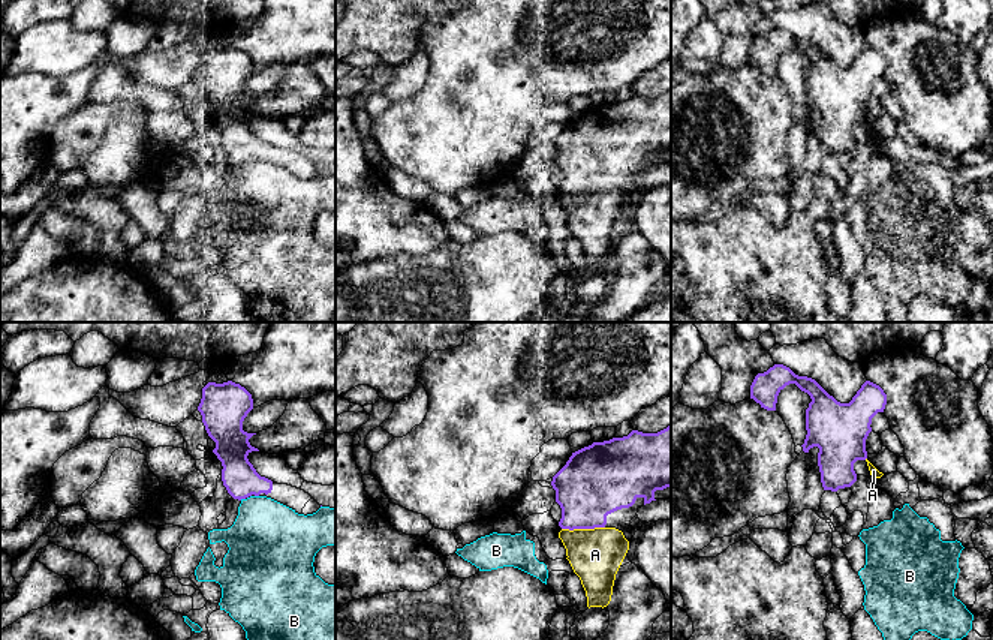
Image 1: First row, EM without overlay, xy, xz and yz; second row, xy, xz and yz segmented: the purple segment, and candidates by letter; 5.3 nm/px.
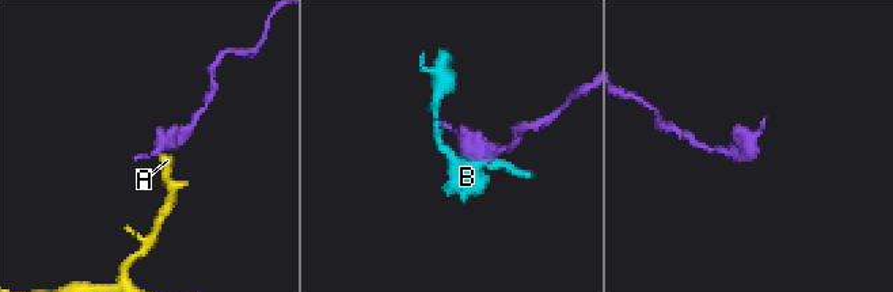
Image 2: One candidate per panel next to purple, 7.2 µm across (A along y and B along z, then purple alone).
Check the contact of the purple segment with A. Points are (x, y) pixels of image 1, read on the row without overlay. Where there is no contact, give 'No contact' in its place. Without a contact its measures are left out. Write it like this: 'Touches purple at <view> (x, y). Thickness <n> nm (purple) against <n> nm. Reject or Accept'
Touches purple at xz (583, 192). Thickness 360 nm (purple) against 280 nm. Accept

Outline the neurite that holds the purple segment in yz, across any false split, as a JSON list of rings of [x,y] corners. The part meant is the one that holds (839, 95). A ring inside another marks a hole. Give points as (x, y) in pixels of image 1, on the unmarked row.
[[[774,28],[758,37],[750,49],[750,63],[767,75],[776,75],[779,57],[795,48],[812,63],[806,73],[804,117],[818,111],[818,130],[824,154],[837,156],[857,145],[854,127],[866,124],[866,103],[872,96],[872,82],[884,76],[887,58],[866,45],[849,67],[840,67],[815,43],[795,39],[783,28]]]

